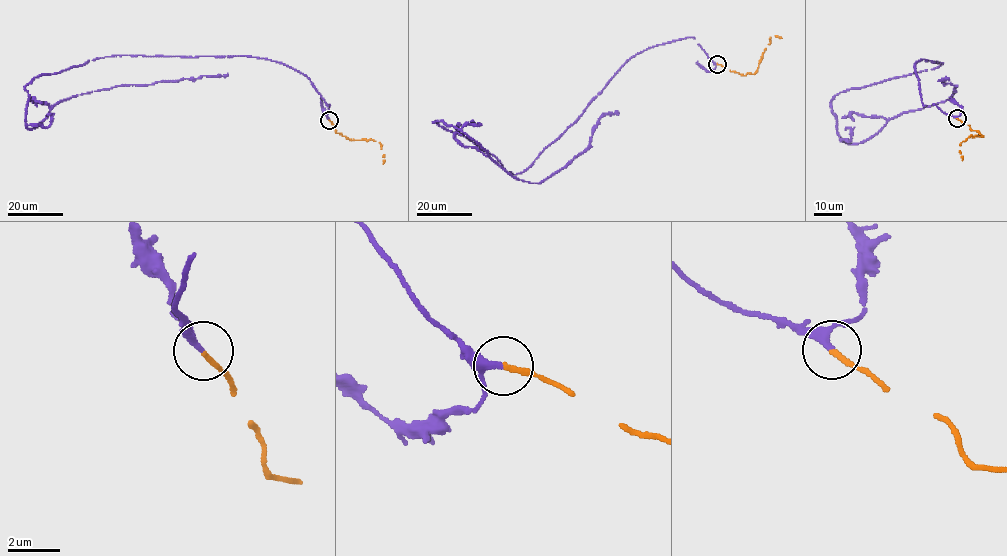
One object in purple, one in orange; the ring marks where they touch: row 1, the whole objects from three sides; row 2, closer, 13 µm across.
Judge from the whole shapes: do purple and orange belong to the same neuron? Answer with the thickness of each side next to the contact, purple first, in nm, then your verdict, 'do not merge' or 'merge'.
200/180 nm | merge

